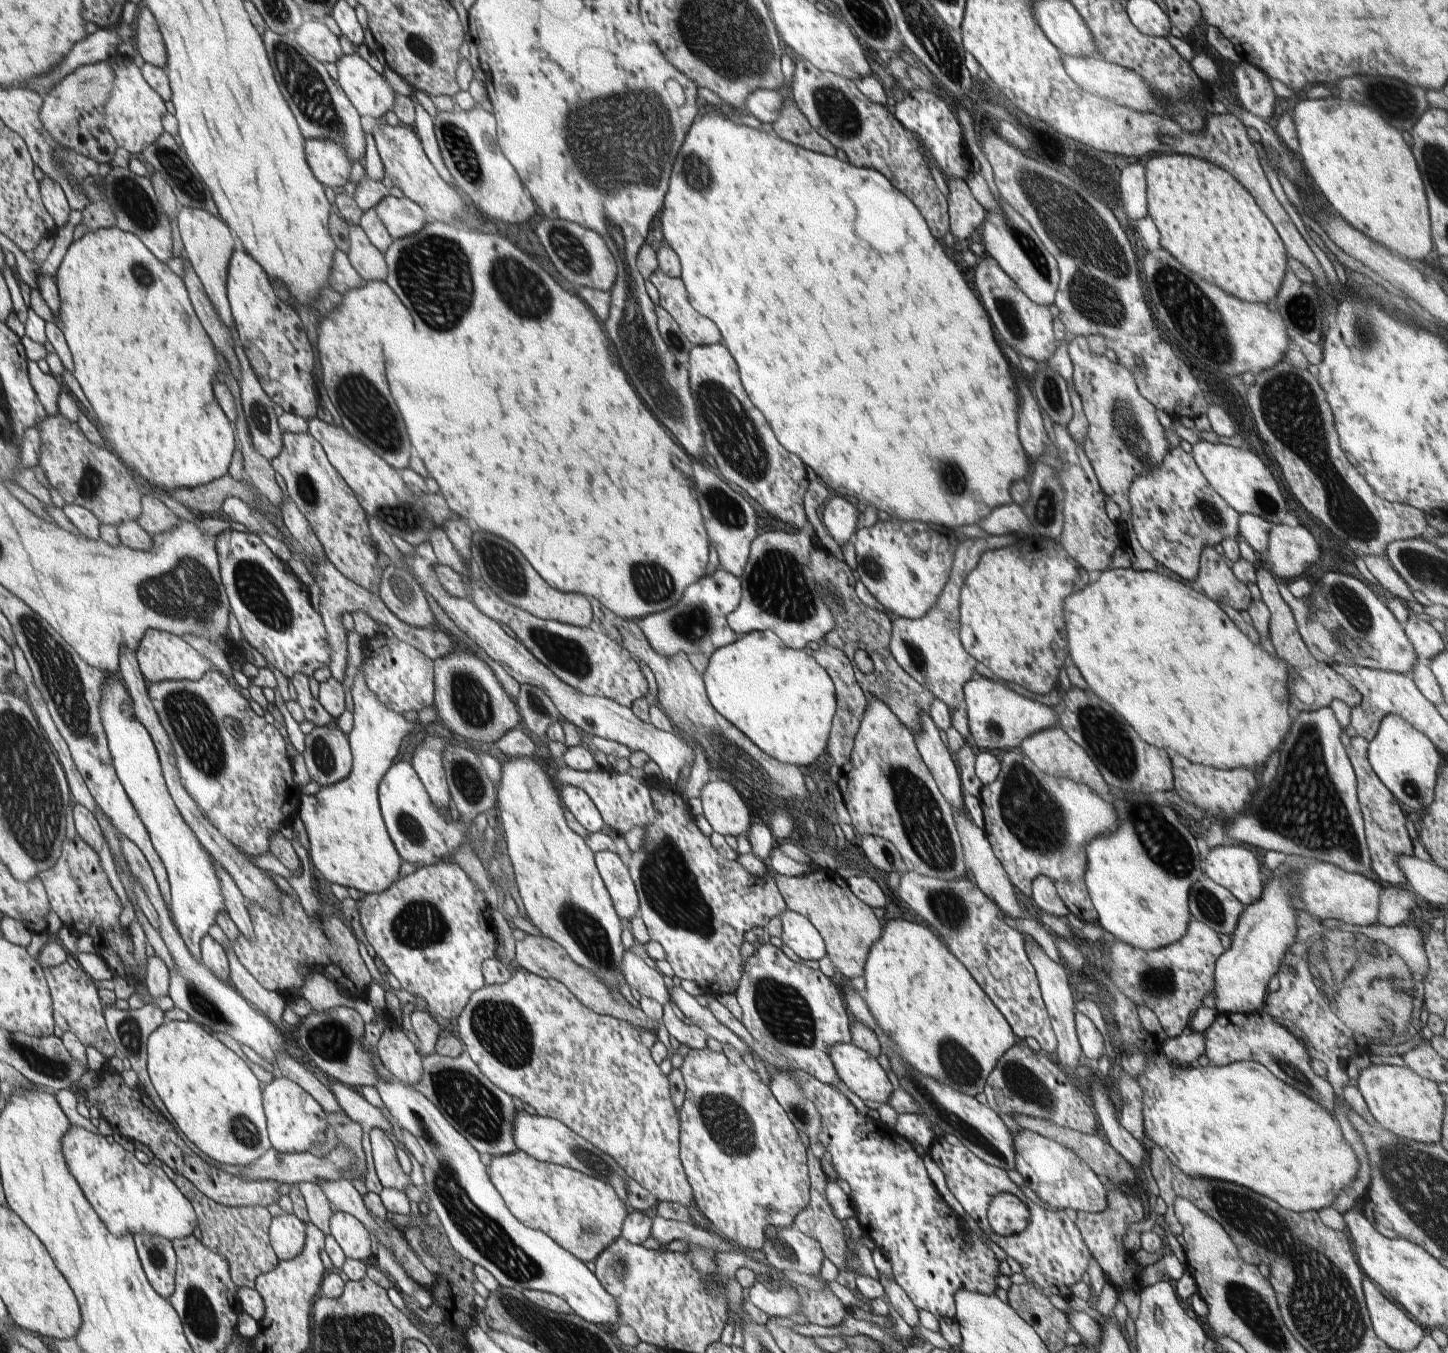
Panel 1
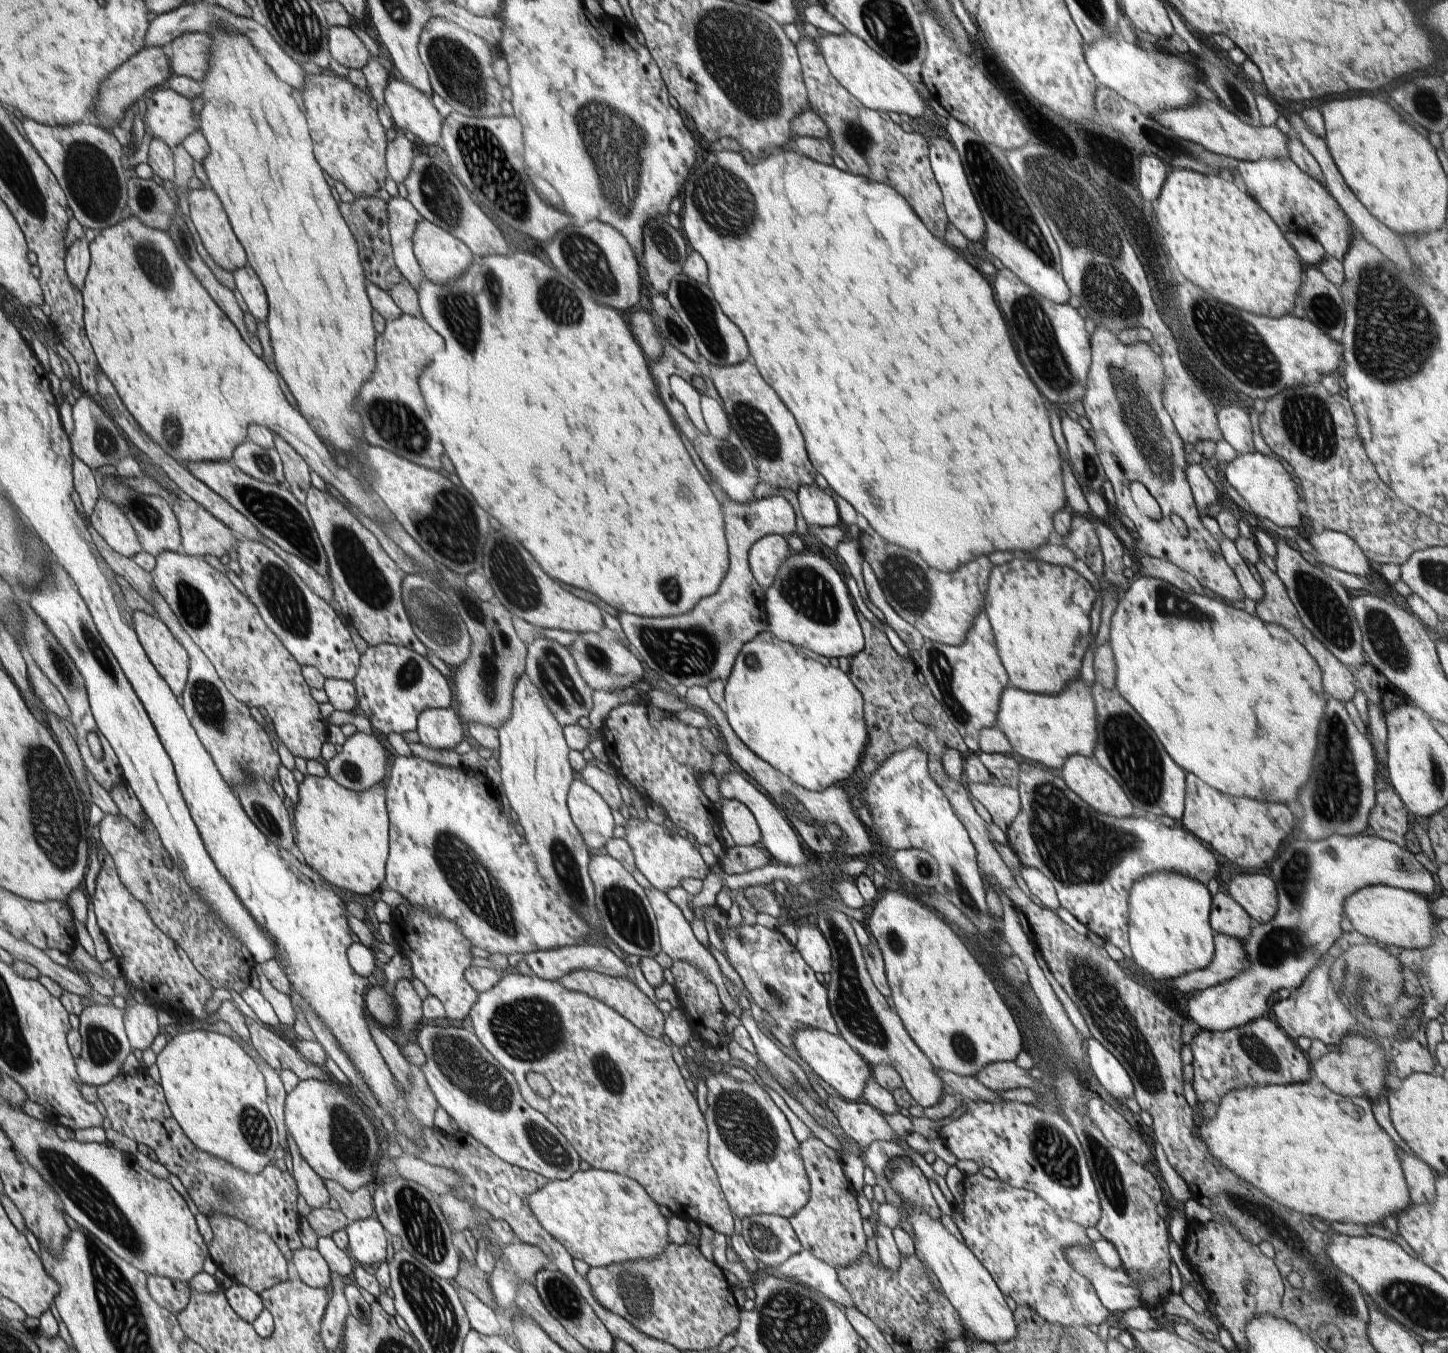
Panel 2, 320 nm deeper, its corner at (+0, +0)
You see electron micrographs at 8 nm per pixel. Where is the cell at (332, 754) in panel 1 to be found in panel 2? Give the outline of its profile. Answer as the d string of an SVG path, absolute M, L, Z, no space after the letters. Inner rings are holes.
M356 731L342 745L342 752L337 753L332 760L324 762L327 776L333 778L339 785L354 792L364 792L378 786L386 774L386 750L378 739L377 732L365 733Z

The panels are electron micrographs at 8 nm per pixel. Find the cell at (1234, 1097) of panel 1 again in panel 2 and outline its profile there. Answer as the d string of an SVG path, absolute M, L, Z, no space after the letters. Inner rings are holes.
M1312 1077L1311 1080L1289 1085L1270 1085L1260 1087L1246 1087L1229 1092L1223 1096L1218 1105L1218 1113L1214 1119L1205 1117L1201 1127L1197 1127L1197 1135L1207 1144L1212 1156L1225 1164L1236 1176L1244 1179L1249 1186L1255 1186L1270 1199L1275 1200L1294 1212L1320 1216L1321 1220L1330 1224L1332 1222L1350 1222L1350 1224L1380 1224L1384 1223L1386 1216L1398 1216L1411 1205L1411 1196L1406 1177L1401 1165L1401 1158L1397 1153L1399 1148L1394 1140L1378 1125L1372 1114L1371 1103L1365 1098L1345 1097L1332 1092L1325 1084Z

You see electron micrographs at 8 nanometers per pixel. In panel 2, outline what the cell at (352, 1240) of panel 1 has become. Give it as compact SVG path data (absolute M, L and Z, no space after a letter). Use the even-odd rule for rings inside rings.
M376 1216L351 1222L345 1229L349 1238L348 1254L356 1264L377 1267L386 1262L388 1238Z

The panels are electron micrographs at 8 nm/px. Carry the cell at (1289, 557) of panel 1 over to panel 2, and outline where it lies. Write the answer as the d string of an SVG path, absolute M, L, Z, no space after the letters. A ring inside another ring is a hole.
M1326 529L1322 534L1313 533L1308 541L1316 550L1319 562L1362 578L1374 574L1372 562L1362 552L1361 546L1347 534Z

